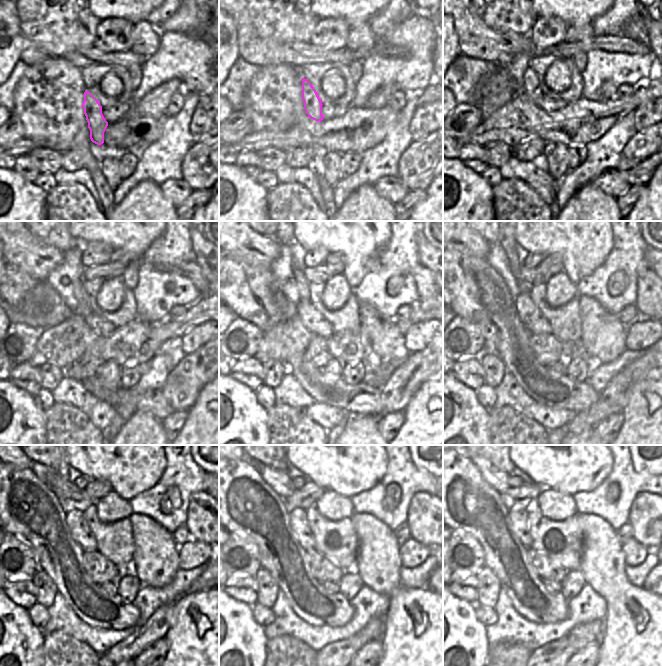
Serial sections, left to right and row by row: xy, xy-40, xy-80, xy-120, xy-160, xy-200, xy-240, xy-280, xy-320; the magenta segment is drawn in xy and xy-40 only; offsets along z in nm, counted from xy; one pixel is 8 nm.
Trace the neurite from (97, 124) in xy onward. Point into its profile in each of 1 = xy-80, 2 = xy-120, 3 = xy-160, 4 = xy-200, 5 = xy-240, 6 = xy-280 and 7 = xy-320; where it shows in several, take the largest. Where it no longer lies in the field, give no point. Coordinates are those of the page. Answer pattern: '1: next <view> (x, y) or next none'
1: next xy-80 (531, 86)
2: next xy-120 (71, 267)
3: next xy-160 (290, 264)
4: next xy-200 (506, 256)
5: next xy-240 (64, 470)
6: next xy-280 (293, 472)
7: next xy-320 (517, 472)

